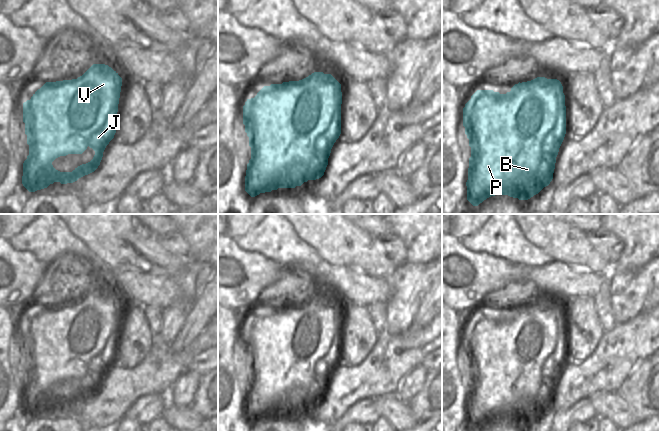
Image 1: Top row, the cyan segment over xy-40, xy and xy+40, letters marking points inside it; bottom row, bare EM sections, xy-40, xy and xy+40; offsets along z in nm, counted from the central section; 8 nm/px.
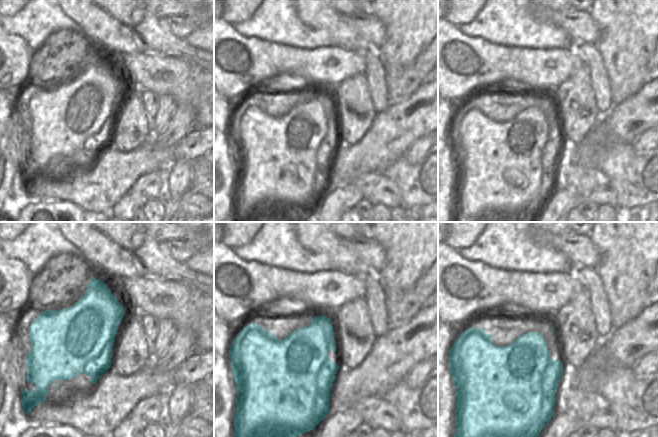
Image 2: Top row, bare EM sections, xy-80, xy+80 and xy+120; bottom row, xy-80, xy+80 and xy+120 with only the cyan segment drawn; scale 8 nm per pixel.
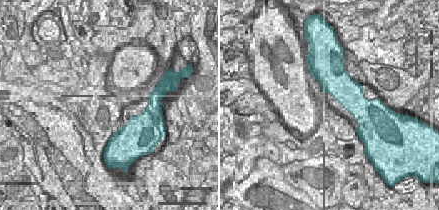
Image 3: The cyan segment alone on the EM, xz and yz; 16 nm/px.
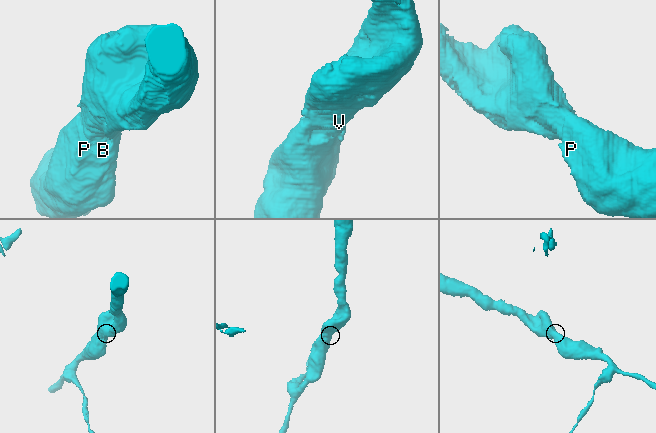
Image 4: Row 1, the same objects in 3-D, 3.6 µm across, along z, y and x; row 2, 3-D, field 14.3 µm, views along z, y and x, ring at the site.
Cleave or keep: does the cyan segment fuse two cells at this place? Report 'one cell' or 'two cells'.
one cell

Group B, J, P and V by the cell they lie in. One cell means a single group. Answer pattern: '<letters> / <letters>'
B J P V

